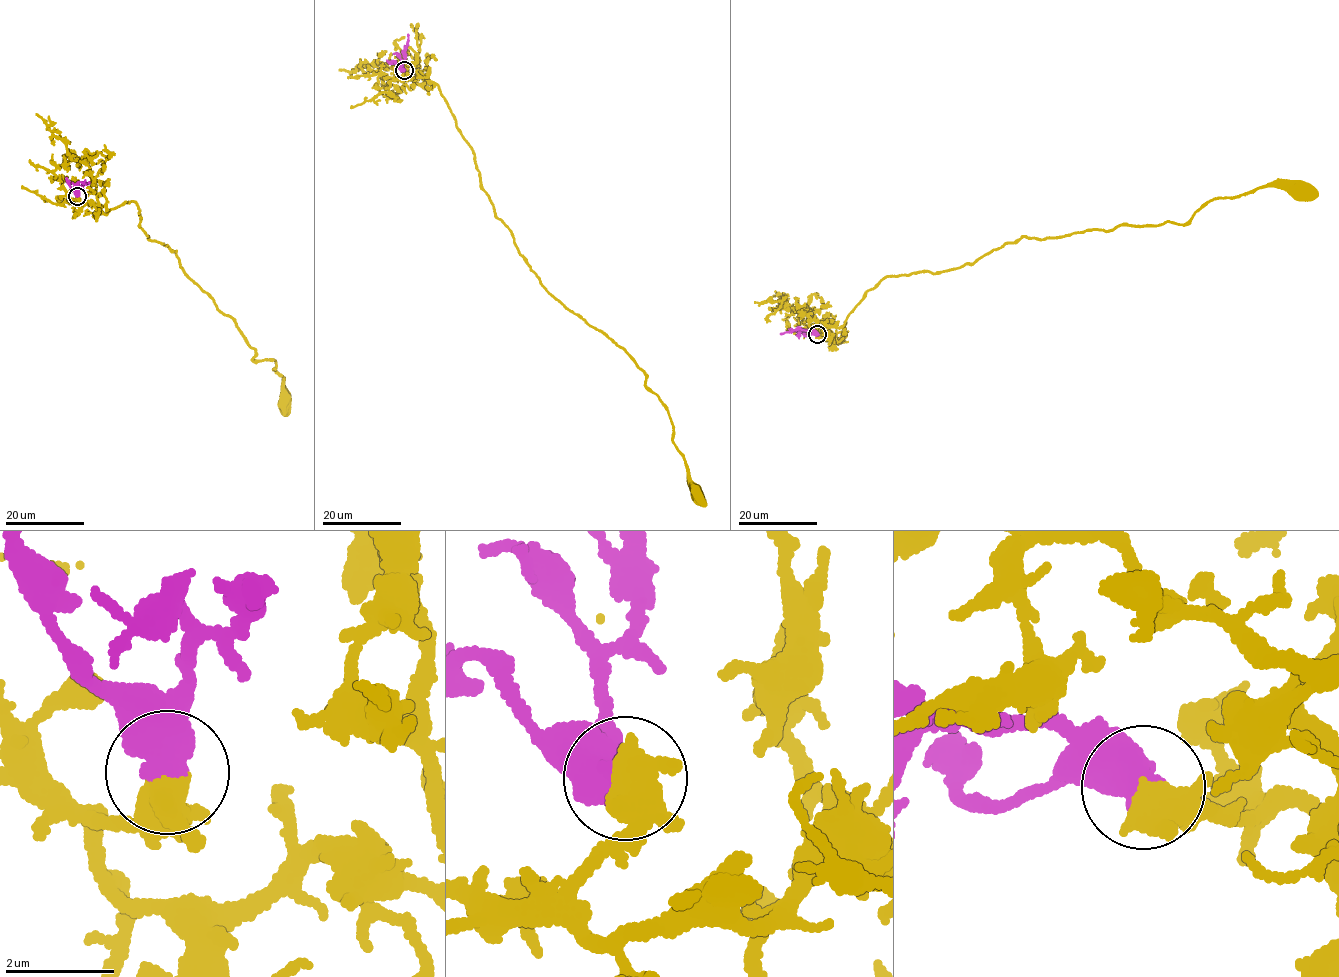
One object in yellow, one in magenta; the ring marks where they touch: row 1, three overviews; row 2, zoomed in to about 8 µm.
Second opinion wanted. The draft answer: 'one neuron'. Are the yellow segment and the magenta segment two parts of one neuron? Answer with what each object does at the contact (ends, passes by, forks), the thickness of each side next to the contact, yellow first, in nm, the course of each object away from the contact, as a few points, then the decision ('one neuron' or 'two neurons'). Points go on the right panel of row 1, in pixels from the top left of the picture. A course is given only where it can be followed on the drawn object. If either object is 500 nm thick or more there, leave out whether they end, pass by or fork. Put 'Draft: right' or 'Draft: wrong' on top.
Draft: right
calibres 420 and 750 nm; course yellow (817, 335), (830, 338), (885, 278), (939, 273), (1022, 237), (1183, 225), (1217, 198), (1299, 189); course magenta (817, 334), (796, 328), (780, 333); one neuron

